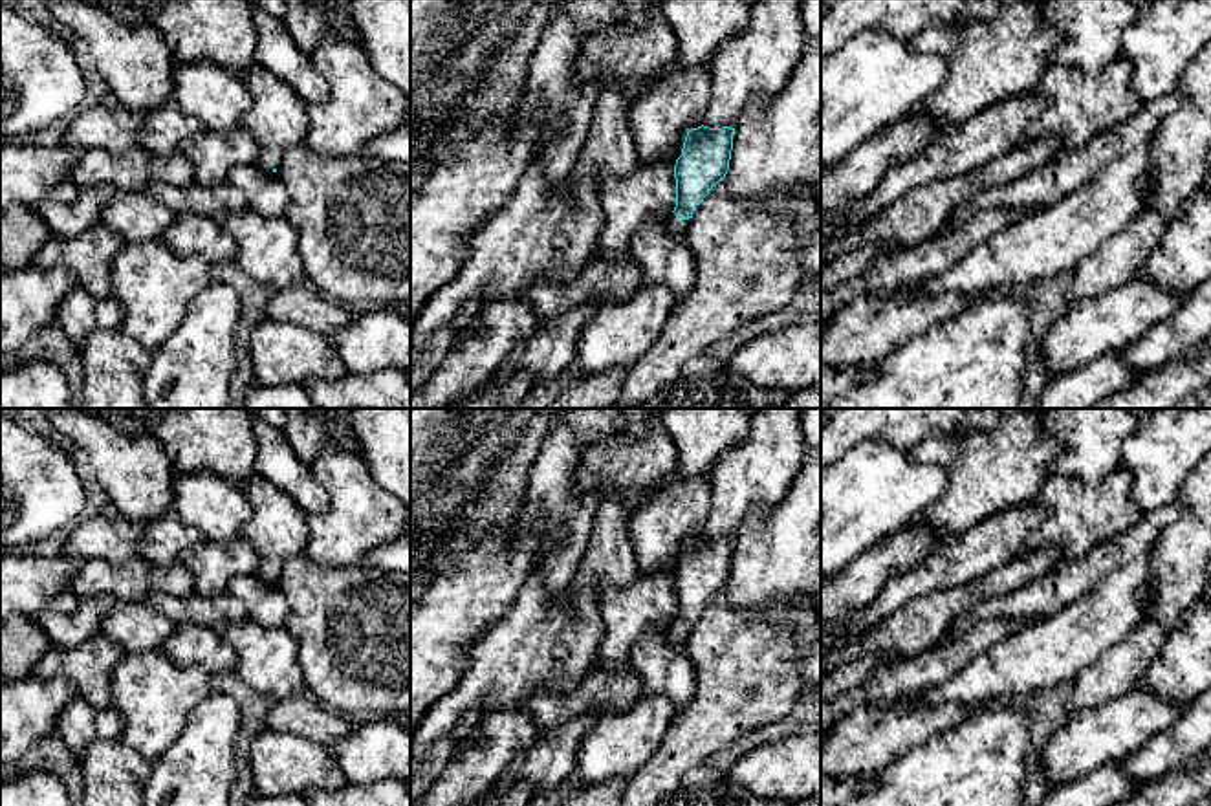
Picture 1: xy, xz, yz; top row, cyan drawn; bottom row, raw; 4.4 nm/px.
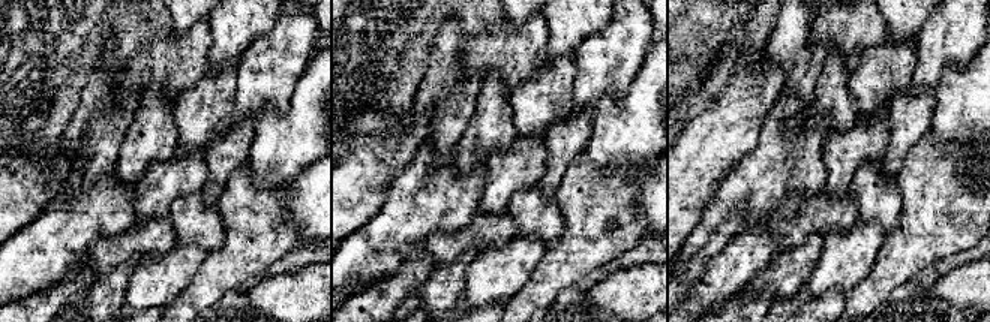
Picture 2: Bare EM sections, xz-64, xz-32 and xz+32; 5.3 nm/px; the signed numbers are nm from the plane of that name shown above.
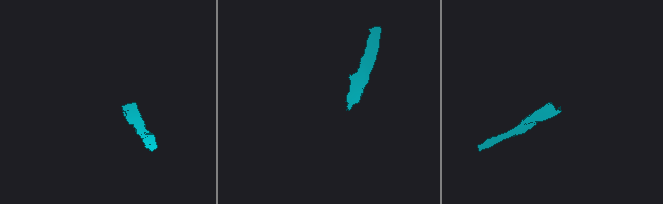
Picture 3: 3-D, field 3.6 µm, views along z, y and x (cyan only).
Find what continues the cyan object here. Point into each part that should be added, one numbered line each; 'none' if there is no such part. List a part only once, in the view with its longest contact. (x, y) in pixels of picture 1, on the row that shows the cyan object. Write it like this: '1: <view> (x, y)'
1: xz (676, 226)

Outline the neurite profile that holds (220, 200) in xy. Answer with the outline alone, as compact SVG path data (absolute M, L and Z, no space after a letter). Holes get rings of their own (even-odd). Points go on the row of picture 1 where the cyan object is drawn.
M229 181L214 187L198 183L192 183L189 187L152 183L147 192L165 207L169 207L176 216L200 214L220 222L231 212L242 212L247 209L244 194Z

